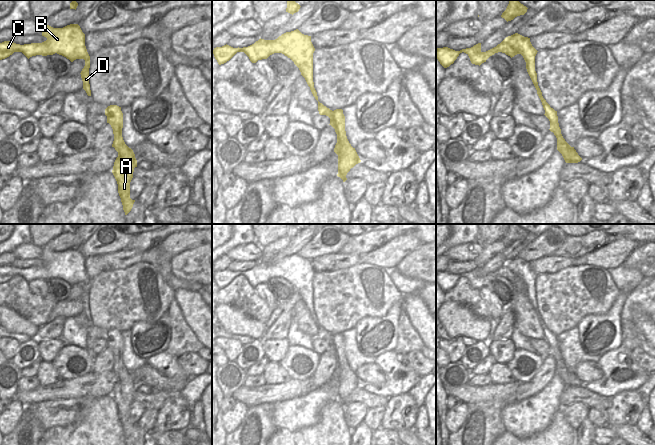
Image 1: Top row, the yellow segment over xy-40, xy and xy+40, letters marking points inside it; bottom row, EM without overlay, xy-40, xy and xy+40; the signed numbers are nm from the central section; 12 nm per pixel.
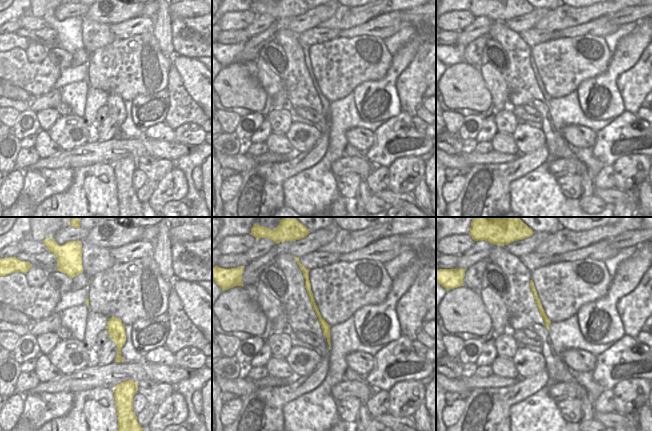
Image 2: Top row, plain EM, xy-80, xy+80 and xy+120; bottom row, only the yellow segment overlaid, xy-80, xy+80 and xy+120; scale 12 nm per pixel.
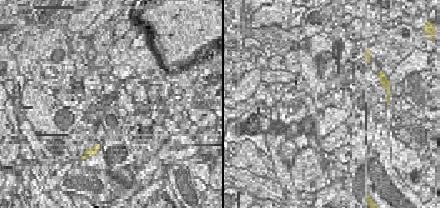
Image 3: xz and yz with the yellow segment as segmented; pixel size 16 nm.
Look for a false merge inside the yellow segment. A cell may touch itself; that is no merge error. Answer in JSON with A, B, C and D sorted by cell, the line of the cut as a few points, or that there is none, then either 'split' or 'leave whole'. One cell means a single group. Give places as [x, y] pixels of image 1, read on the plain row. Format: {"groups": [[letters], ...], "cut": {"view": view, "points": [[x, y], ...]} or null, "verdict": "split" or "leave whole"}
{"groups": [["A"], ["B", "C", "D"]], "cut": {"view": "xy", "points": [[333, 335], [333, 346], [331, 349]]}, "verdict": "split"}

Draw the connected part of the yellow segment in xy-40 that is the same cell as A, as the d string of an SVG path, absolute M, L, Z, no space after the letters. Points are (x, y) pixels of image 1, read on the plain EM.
M110 329L105 333L105 339L107 340L107 347L113 353L114 365L112 371L118 376L112 397L118 408L118 417L123 434L127 439L135 426L130 422L130 406L133 402L134 392L137 391L137 384L133 374L125 368L122 361L123 337L121 331Z

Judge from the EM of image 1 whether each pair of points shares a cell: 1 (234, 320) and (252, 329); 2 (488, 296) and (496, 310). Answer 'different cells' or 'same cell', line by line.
1: same cell
2: same cell

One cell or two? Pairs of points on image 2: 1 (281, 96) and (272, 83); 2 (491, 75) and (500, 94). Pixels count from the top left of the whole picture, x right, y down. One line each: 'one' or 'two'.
1: two
2: one

